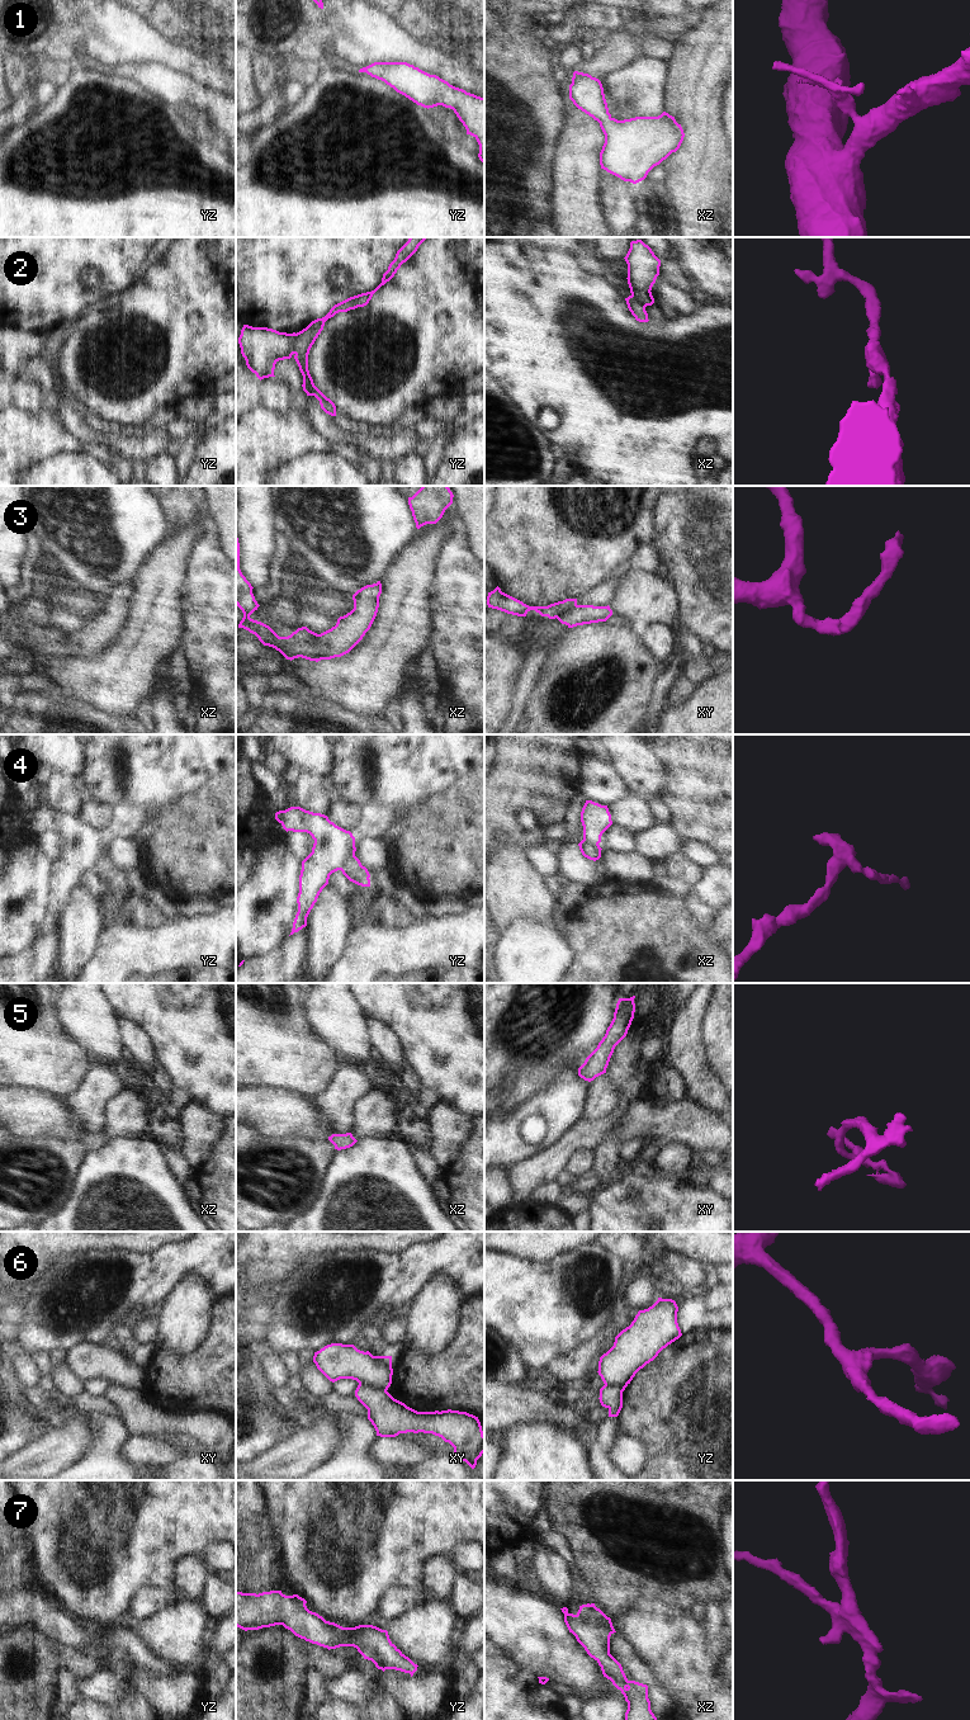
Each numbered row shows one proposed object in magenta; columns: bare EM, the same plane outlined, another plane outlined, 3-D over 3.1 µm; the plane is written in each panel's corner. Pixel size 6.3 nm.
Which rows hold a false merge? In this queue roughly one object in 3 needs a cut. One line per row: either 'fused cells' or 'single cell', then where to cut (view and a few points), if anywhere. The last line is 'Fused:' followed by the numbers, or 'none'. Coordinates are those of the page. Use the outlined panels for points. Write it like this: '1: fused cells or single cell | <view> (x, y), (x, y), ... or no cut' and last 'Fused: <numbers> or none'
1: single cell | no cut
2: fused cells | yz (297, 334), (297, 349), (294, 353)
3: fused cells | xz (316, 634), (316, 642), (326, 658)
4: fused cells | yz (354, 854), (339, 869)
5: single cell | no cut
6: fused cells | xy (359, 1383), (386, 1390)
7: single cell | no cut
Fused: 2, 3, 4, 6

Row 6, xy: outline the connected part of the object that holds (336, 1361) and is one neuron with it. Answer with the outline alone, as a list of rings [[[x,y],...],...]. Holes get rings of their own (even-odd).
[[[327,1345],[314,1352],[313,1362],[332,1383],[352,1379],[380,1390],[388,1390],[392,1384],[392,1356],[373,1356],[354,1345]]]

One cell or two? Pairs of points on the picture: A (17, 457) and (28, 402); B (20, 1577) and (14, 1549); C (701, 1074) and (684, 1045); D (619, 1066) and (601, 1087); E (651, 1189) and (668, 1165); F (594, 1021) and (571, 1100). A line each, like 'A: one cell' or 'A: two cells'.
A: two cells
B: one cell
C: one cell
D: two cells
E: two cells
F: two cells

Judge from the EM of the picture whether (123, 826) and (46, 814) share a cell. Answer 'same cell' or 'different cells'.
same cell

